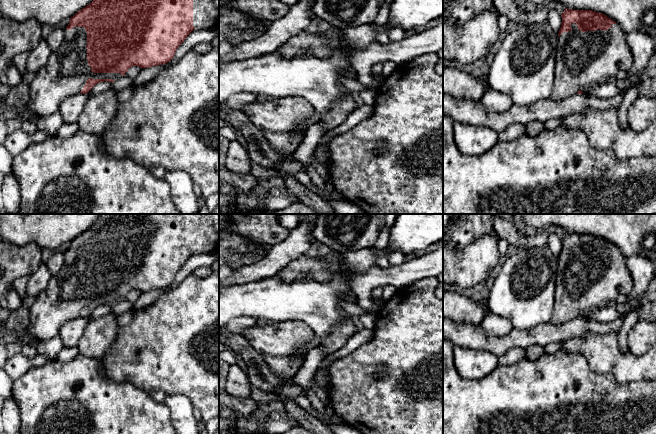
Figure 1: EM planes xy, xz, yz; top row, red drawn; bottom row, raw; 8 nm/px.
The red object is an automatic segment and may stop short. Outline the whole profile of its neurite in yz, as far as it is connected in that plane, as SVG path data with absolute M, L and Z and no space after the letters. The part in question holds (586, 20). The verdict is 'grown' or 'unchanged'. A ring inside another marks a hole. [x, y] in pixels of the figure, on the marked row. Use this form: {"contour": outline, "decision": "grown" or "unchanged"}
{"contour": "M565 8L561 17L562 23L558 33L554 86L551 99L559 101L575 94L588 94L597 85L614 79L618 71L630 71L634 58L626 41L627 34L615 21L595 11L567 8Z", "decision": "grown"}

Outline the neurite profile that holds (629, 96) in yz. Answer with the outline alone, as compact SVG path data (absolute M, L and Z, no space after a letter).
M632 86L629 89L625 90L622 95L623 101L620 107L618 108L618 120L620 127L623 129L627 129L629 128L627 122L628 109L639 96L639 94L637 88L635 86Z

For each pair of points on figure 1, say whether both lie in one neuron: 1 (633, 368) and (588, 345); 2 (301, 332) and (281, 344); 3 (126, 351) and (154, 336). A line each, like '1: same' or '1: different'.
1: same
2: same
3: same

